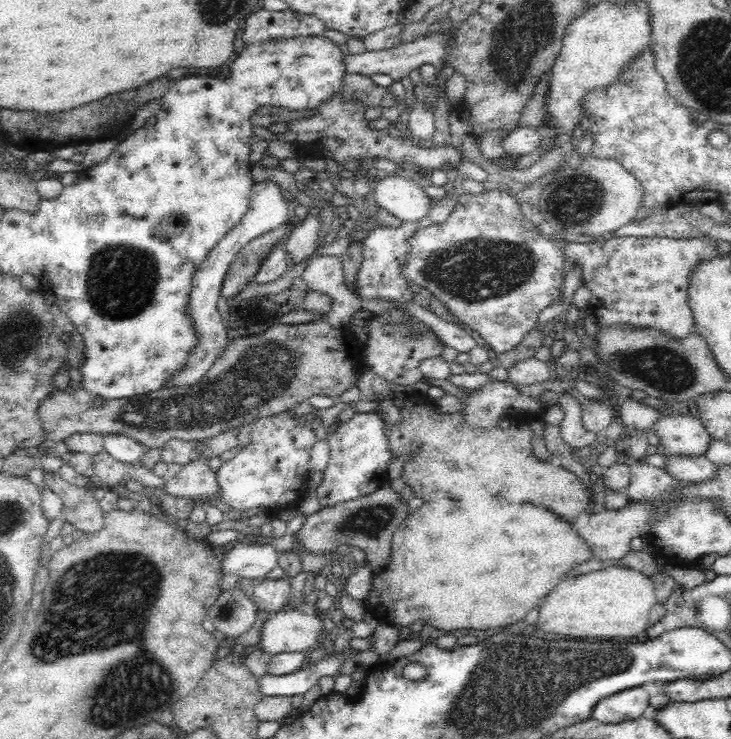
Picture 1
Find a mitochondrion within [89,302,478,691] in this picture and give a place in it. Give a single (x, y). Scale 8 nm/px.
(263, 370)

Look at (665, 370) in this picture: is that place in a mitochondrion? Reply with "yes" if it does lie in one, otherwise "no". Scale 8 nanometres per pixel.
yes

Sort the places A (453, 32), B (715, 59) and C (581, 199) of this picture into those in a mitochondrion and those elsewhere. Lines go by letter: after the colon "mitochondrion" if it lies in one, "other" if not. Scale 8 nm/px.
A: other
B: mitochondrion
C: mitochondrion

